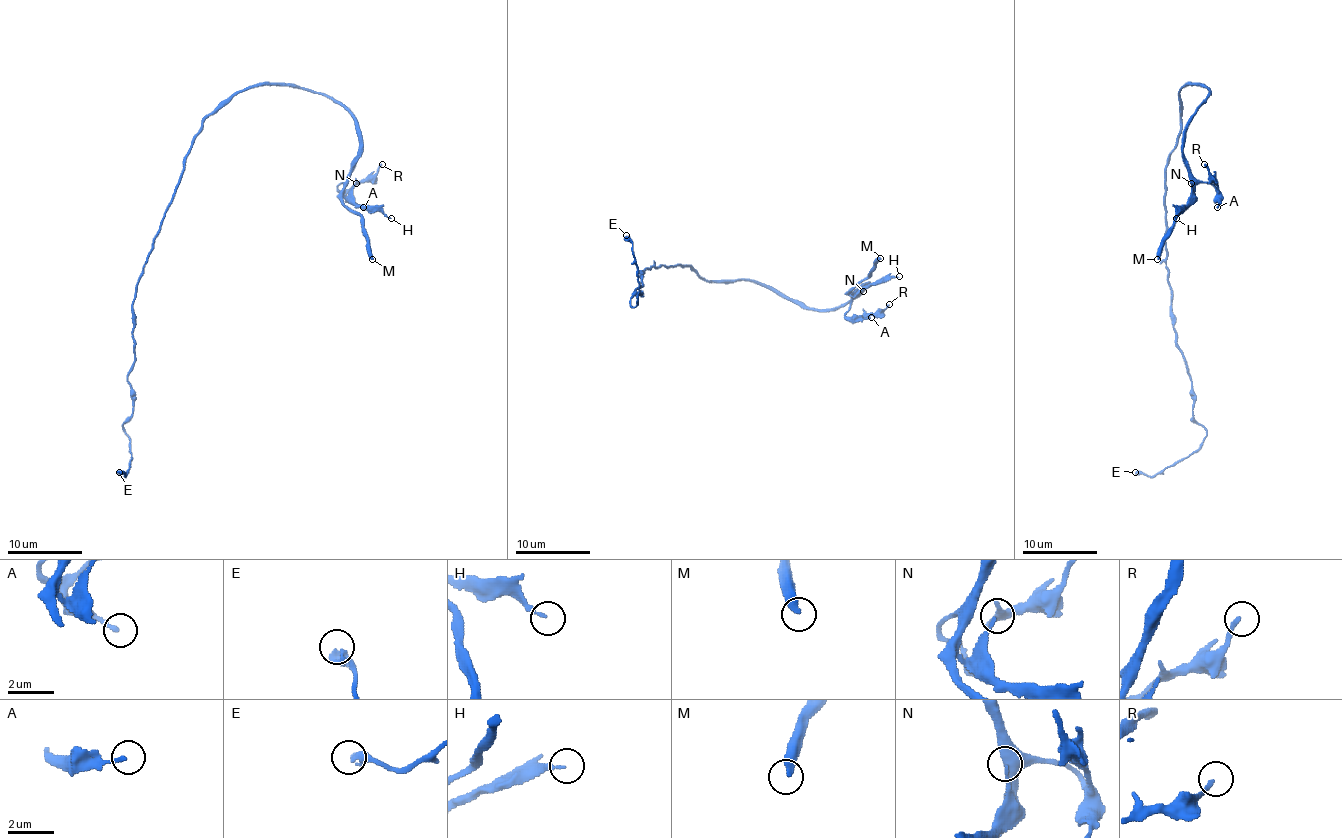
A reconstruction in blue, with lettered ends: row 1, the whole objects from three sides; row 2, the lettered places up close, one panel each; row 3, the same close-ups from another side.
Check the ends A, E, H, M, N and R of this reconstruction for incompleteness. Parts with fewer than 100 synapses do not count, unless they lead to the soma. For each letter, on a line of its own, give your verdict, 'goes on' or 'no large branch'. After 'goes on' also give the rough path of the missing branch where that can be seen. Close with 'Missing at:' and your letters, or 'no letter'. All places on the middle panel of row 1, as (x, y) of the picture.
A: no large branch
E: no large branch
H: no large branch
M: goes on
N: no large branch
R: no large branch
Missing at: M

